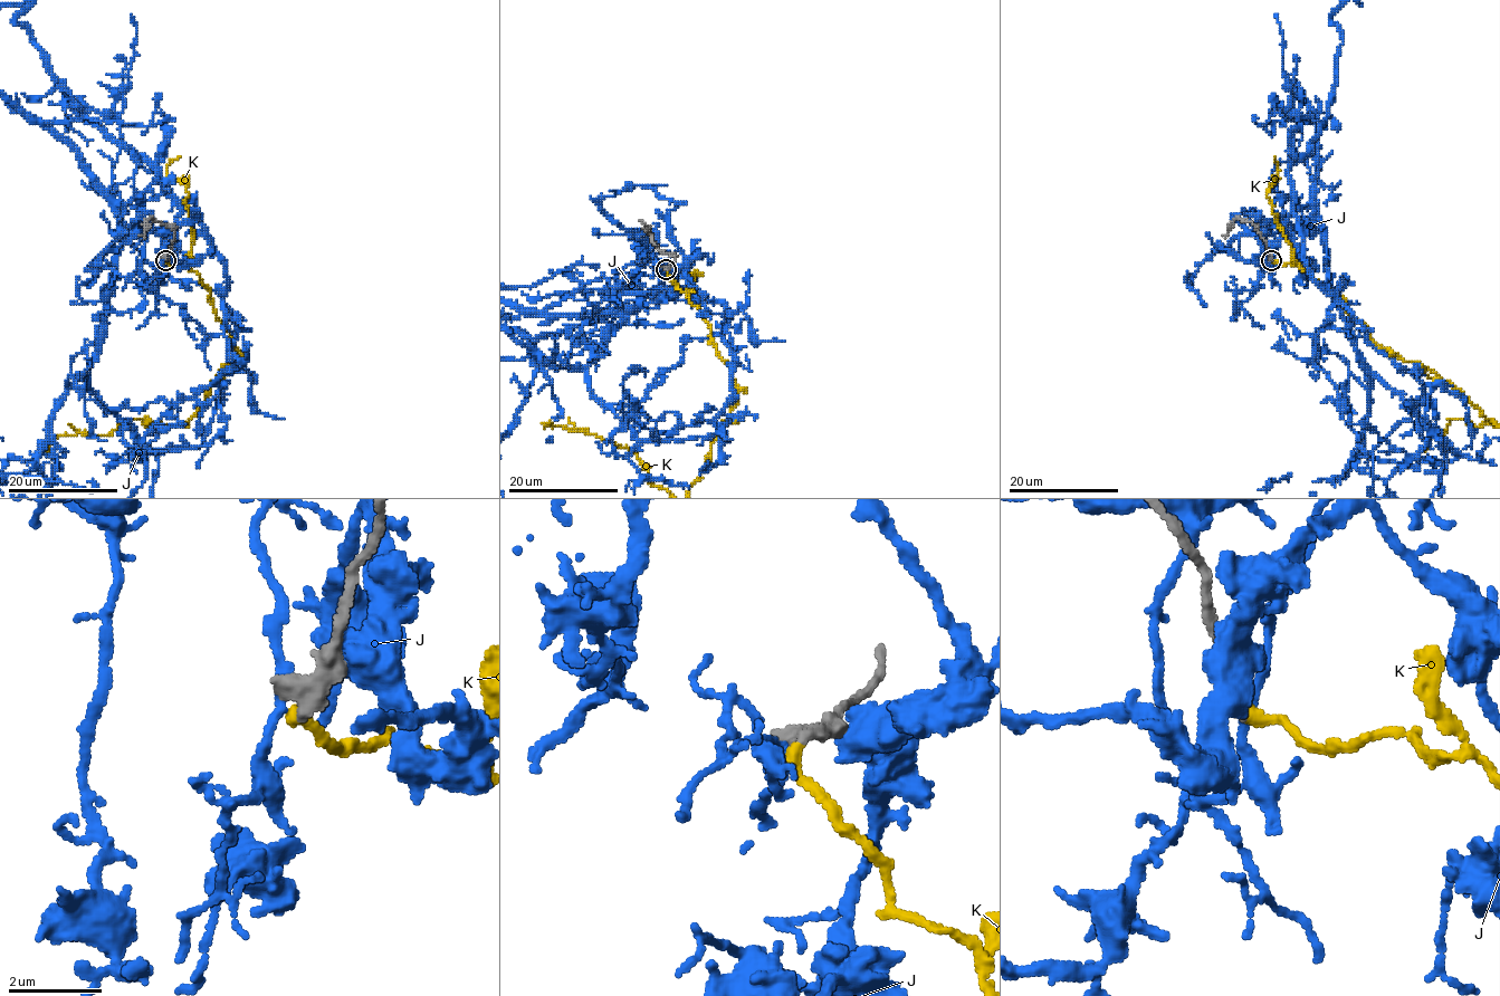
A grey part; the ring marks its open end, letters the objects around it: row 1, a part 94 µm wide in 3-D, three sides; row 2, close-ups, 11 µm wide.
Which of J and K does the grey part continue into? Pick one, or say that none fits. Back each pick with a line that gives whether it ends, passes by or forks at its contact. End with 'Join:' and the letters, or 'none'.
K: It ends there
Join: K

